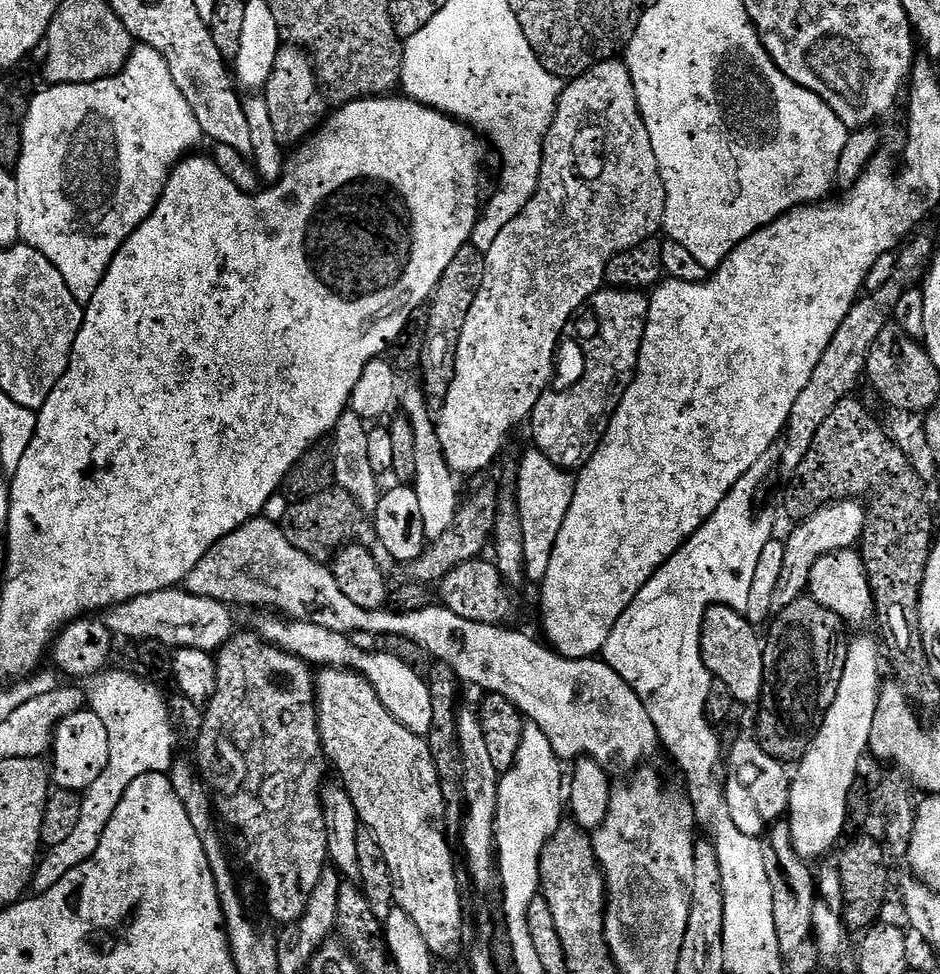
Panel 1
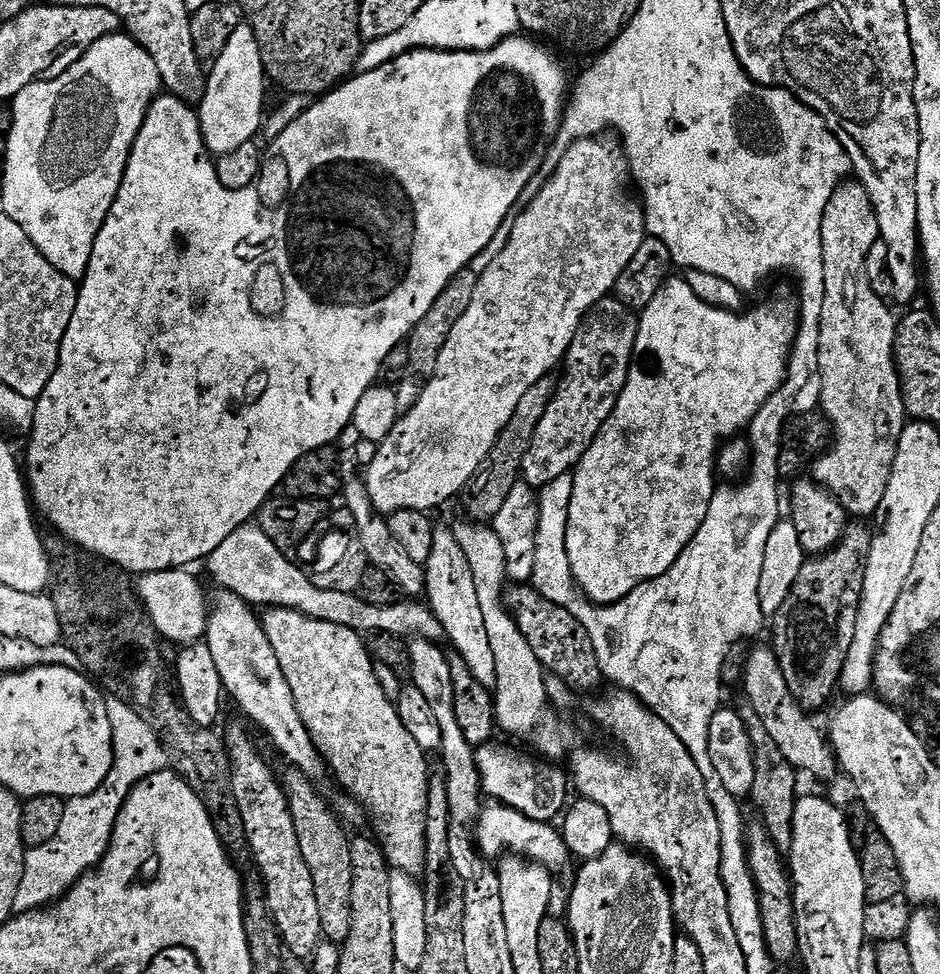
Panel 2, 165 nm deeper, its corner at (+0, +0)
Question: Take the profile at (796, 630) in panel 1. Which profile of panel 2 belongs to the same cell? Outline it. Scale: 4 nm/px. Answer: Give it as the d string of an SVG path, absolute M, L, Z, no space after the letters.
M856 522L853 526L845 527L840 541L834 545L827 552L827 554L815 562L805 562L800 571L800 577L794 582L794 586L790 590L790 594L786 598L786 602L782 606L782 610L778 610L778 614L771 621L772 624L772 652L776 655L776 664L778 667L778 675L785 680L785 686L788 688L790 694L793 696L794 700L801 706L804 710L810 710L810 708L820 708L828 699L832 696L832 691L837 691L838 685L840 683L840 675L844 669L844 663L846 658L850 654L850 646L854 642L854 626L856 625L856 619L858 618L858 606L860 605L860 591L862 590L862 582L864 581L864 561L868 559L868 551L872 545L872 538L874 535L873 529L867 528L867 523Z

